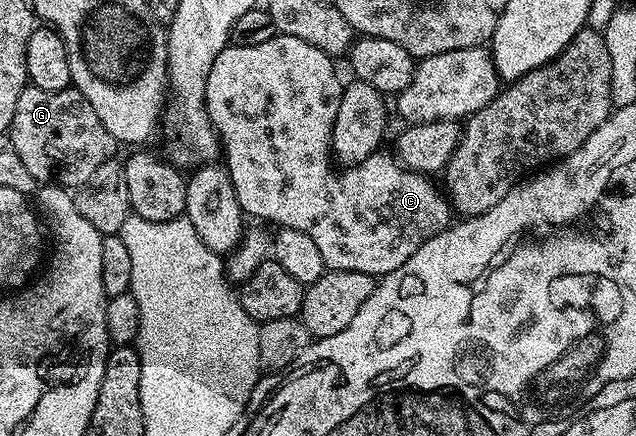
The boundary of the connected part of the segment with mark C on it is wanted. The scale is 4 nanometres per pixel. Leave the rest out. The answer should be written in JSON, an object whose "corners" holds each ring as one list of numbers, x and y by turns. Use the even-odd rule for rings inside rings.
{"corners":[[278,33,269,41,261,41,261,45,241,45,240,47,229,45,221,49,221,53,217,53,217,61,213,61,213,69,209,69,209,77,205,81,207,116,219,137,221,159,225,164,227,176,233,181,233,193,237,193,237,201,241,205,244,216,251,218,252,215,255,218,252,220,262,221,264,224,275,223,276,228,301,229,301,233,307,234,316,243,317,249,321,249,321,257,327,268,332,271,352,271,382,277,393,273,393,269,401,269,401,265,405,265,405,261,409,261,409,257,413,257,413,253,417,253,417,249,421,249,425,241,429,241,434,235,450,227,453,222,453,208,437,183,435,188,435,183,431,180,434,178,417,171,408,171,391,153,388,155,376,153,365,157,365,161,340,170,340,175,334,171,336,168,333,166,331,154,331,130,344,89,344,84,339,83,339,75,335,72,335,63,336,60,321,49,317,49,317,45,309,45,309,41,301,41,301,37,289,37]]}

